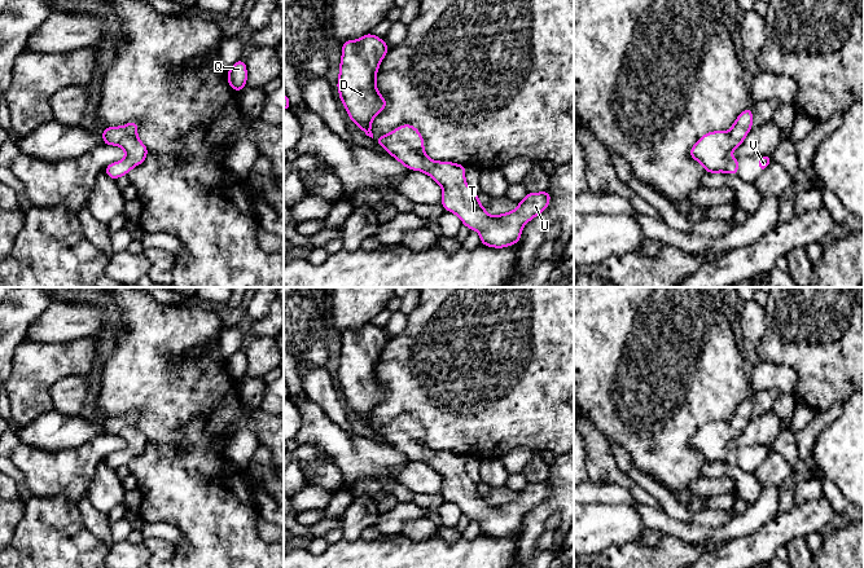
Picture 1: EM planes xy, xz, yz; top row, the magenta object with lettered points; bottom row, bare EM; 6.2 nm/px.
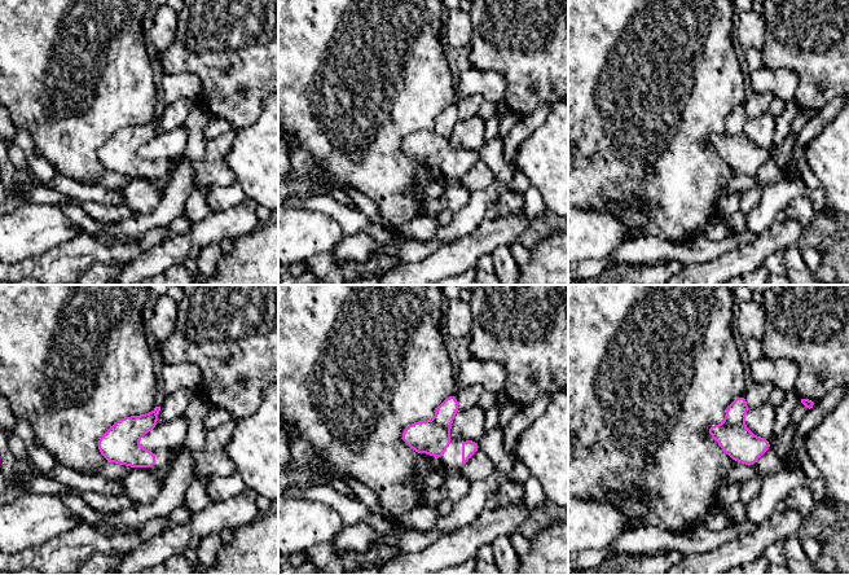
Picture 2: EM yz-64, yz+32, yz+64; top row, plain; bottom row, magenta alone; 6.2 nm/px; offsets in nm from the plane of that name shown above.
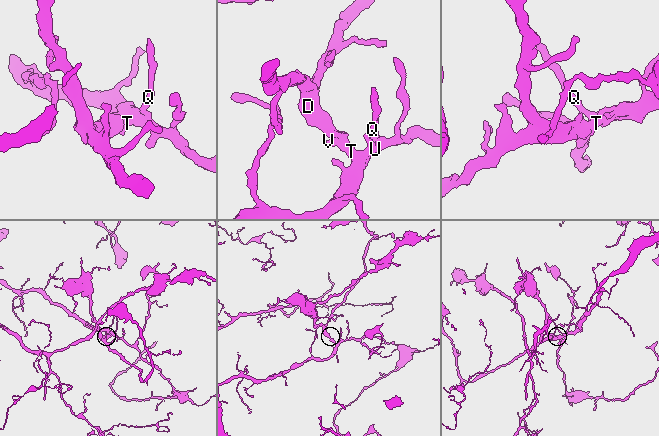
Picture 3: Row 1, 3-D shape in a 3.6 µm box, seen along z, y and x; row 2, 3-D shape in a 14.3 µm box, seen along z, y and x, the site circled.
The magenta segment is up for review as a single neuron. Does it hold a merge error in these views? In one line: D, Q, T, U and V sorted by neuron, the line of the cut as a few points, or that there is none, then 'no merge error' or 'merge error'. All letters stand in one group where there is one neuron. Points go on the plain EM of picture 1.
D Q T U V | no cut | no merge error

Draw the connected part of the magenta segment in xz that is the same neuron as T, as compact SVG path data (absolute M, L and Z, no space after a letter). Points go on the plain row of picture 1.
M403 414L374 431L405 458L422 461L433 467L443 477L444 499L456 503L469 519L478 520L482 534L503 538L519 532L525 514L549 494L548 480L527 483L514 501L490 506L479 493L478 484L465 472L466 457L430 449L424 441L424 428L413 415Z

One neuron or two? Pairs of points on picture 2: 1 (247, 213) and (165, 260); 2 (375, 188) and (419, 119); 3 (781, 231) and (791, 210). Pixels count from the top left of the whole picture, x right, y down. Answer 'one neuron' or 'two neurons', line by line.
1: one neuron
2: one neuron
3: two neurons

